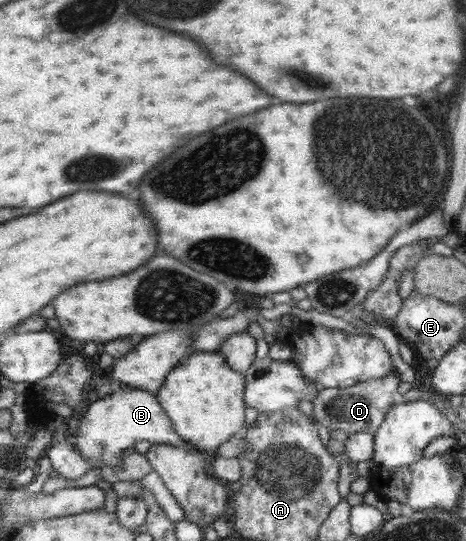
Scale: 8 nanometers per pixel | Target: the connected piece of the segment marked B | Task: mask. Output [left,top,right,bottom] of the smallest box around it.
[75,385,193,466]

